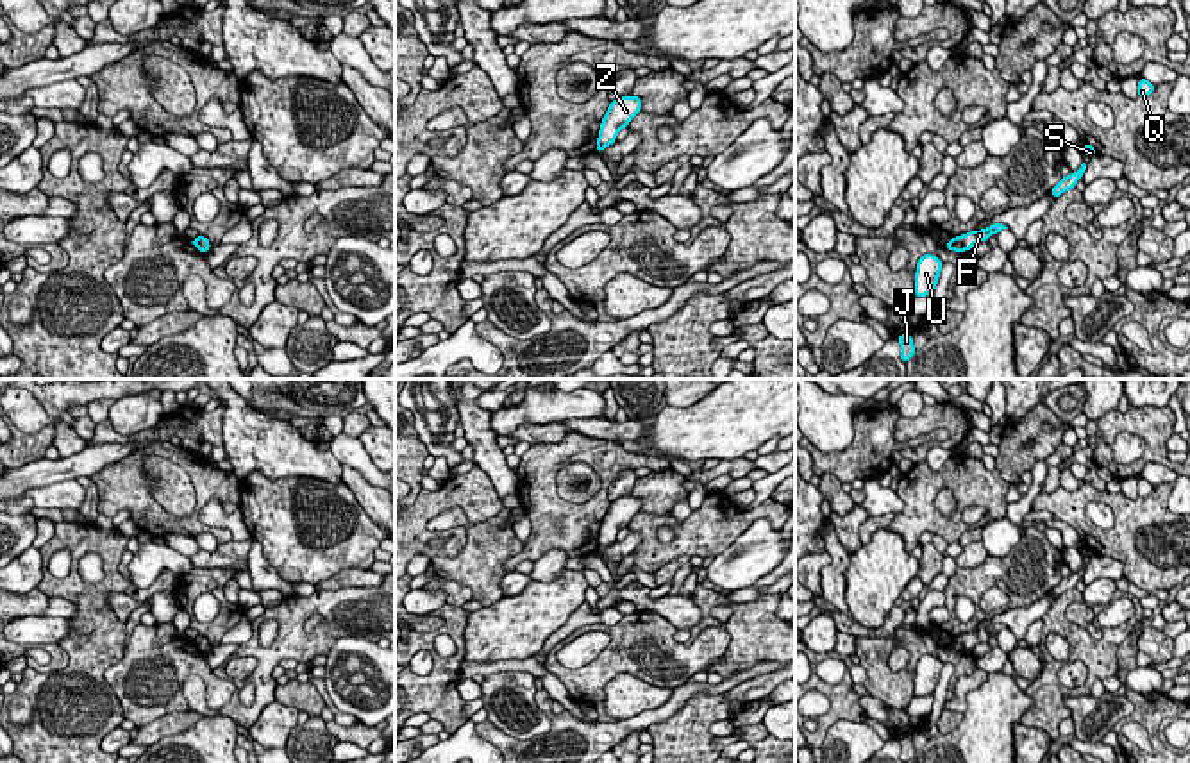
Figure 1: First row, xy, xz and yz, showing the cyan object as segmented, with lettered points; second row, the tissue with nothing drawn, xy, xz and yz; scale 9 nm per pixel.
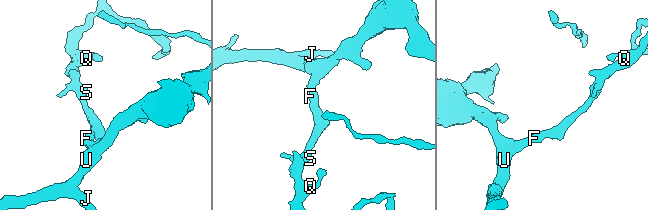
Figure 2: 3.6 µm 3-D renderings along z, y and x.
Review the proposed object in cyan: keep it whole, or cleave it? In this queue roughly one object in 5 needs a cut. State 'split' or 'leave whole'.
leave whole

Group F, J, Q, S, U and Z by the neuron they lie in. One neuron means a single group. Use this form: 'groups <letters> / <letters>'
groups F J Q S U Z

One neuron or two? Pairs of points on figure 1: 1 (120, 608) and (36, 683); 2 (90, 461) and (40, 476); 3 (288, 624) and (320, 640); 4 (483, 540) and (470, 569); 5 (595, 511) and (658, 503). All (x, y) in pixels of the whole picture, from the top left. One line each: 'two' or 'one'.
1: two
2: one
3: one
4: one
5: two

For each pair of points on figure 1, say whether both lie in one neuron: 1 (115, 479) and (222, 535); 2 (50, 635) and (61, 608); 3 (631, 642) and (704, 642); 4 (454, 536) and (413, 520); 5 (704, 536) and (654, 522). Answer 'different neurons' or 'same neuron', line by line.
1: same neuron
2: different neurons
3: same neuron
4: same neuron
5: same neuron

